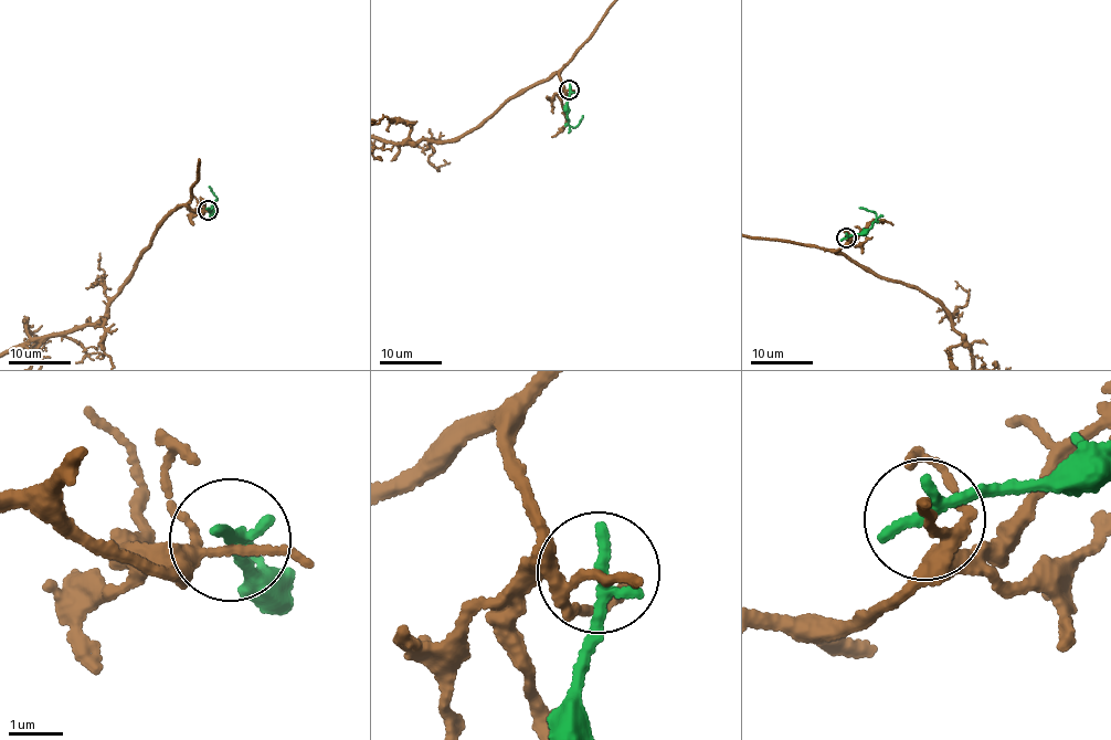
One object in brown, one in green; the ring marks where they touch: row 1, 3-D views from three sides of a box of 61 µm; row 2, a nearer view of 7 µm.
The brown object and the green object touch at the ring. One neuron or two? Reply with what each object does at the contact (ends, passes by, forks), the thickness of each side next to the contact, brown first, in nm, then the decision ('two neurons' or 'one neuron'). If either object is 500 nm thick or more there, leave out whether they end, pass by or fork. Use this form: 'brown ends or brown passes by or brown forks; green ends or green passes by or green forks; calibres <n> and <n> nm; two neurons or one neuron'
brown forks; green ends; calibres 110 and 280 nm; two neurons

